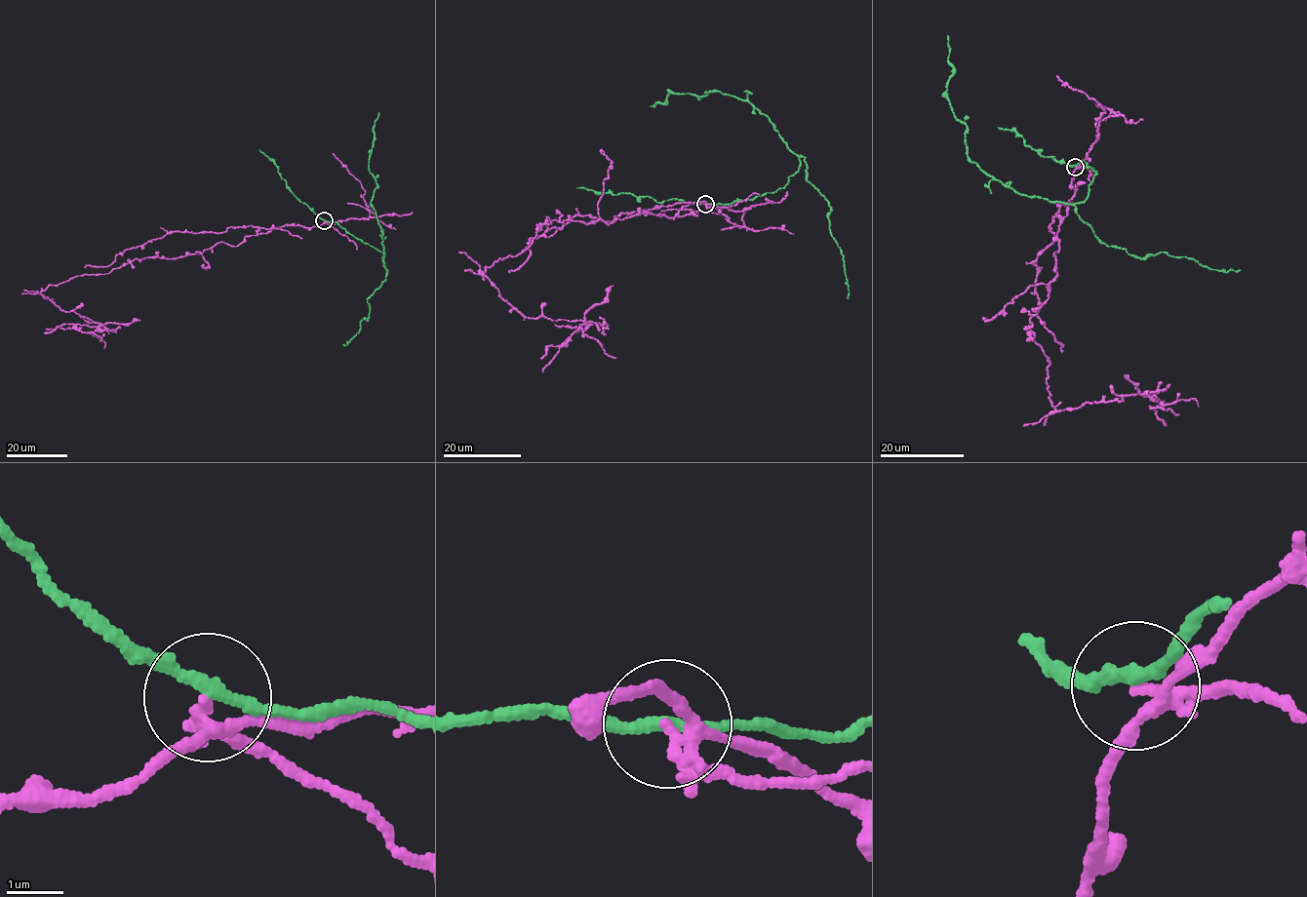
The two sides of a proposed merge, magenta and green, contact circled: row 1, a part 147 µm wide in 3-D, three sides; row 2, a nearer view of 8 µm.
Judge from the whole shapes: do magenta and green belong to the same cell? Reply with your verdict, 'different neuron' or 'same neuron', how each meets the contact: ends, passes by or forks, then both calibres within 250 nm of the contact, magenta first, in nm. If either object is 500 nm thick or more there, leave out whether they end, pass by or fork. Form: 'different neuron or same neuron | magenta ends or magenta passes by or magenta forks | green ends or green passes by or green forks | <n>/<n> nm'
different neuron | magenta forks | green passes by | 150/200 nm

